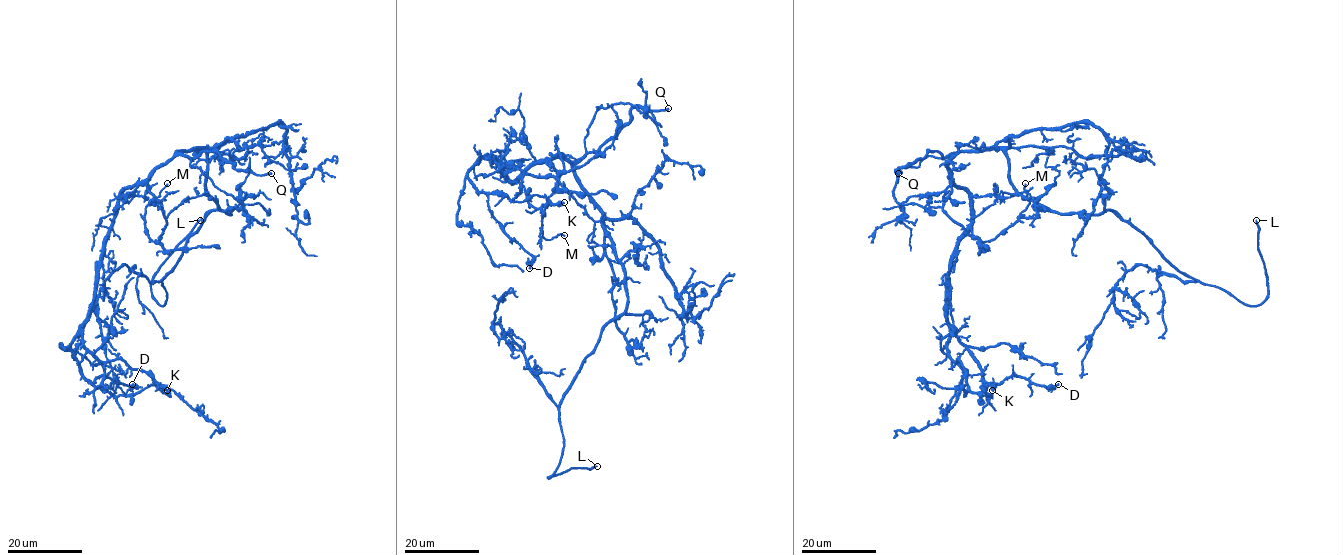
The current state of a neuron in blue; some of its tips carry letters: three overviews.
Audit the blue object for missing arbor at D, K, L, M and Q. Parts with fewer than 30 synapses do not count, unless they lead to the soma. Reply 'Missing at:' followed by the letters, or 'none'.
Missing at: L, Q

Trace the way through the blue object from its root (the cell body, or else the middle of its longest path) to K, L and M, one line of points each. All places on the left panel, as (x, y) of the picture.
K: (200, 149), (177, 151), (121, 193), (93, 310), (70, 345), (82, 374), (115, 396), (151, 385), (167, 390)
L: (200, 149), (205, 190), (231, 214), (212, 210), (202, 220), (162, 279), (160, 305), (153, 275), (200, 220)
M: (200, 149), (177, 151), (148, 180), (166, 220), (152, 242), (145, 207), (167, 183)

